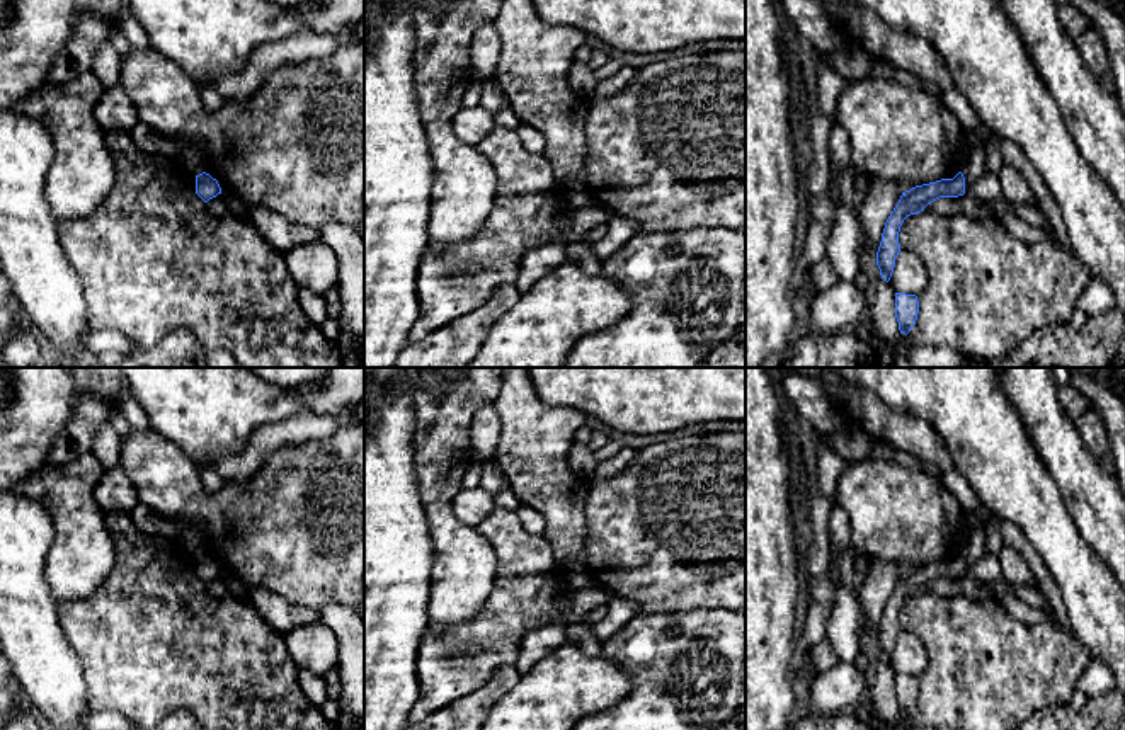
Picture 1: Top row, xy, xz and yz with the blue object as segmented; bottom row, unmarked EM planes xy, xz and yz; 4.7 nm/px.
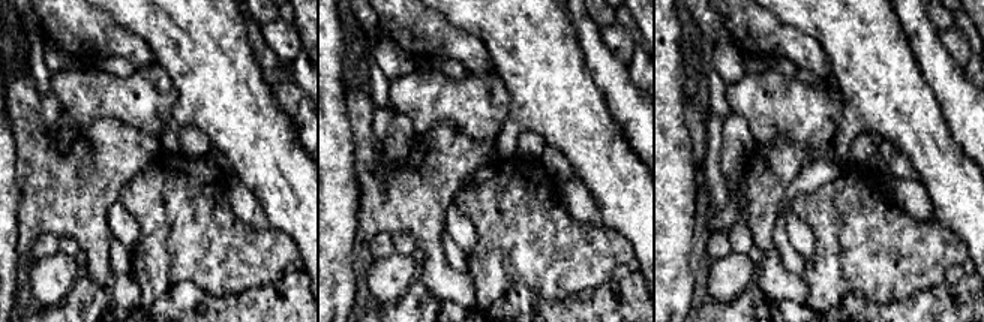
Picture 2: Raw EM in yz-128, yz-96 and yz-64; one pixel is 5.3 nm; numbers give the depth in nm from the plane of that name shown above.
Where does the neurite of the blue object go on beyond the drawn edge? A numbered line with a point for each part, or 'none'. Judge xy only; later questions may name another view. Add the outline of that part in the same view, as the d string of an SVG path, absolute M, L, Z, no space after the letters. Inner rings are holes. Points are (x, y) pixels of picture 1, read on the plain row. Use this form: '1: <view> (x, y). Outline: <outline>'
none

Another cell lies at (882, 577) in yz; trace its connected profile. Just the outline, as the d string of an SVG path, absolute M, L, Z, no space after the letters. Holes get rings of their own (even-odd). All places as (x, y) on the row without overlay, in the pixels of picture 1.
M868 556L866 577L856 594L859 604L859 643L870 647L877 640L885 604L902 577L895 562Z

